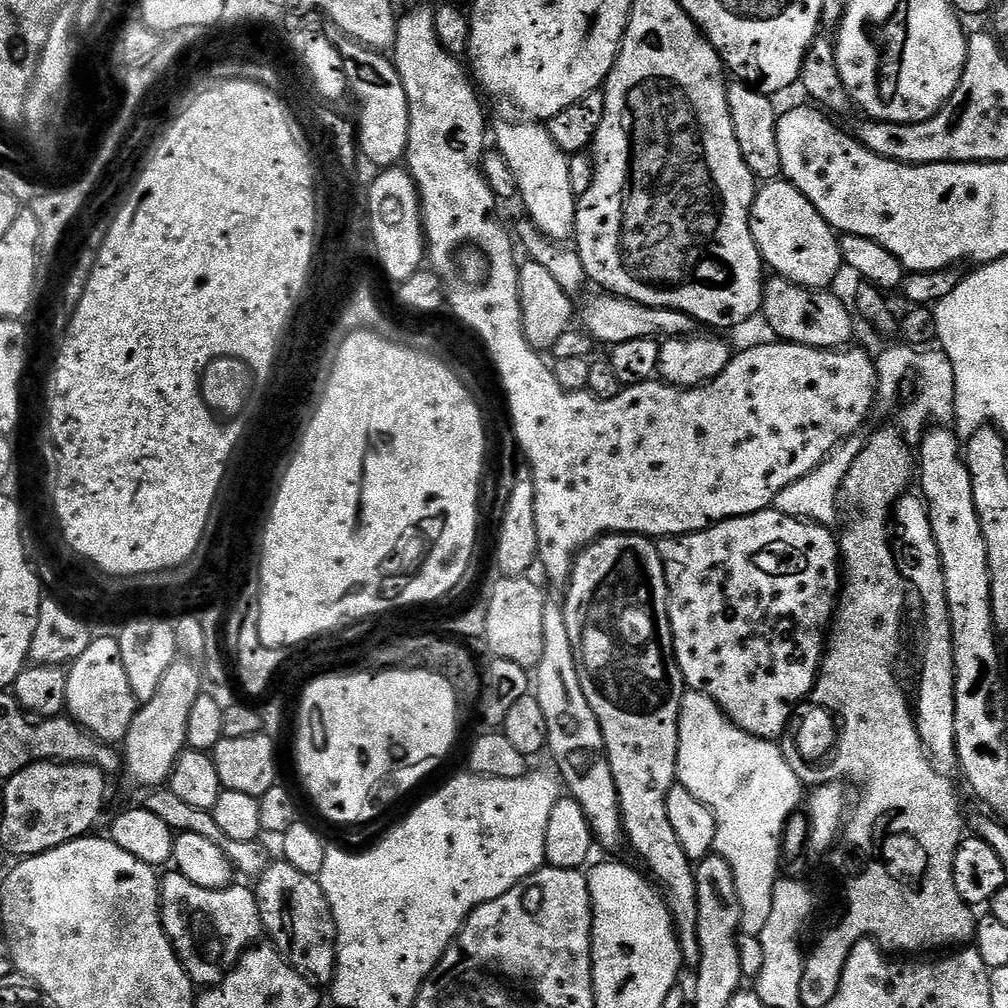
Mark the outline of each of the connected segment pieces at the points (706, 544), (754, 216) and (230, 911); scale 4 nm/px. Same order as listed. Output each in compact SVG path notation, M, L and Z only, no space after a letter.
M765 510L749 516L736 516L732 520L722 520L702 532L690 532L687 536L670 536L661 539L658 544L664 563L664 577L668 583L668 613L674 654L684 676L685 685L691 691L706 694L709 700L724 711L729 720L759 740L779 741L788 730L788 721L792 719L797 704L807 700L812 693L812 687L816 685L820 661L826 651L826 637L834 619L842 587L838 540L828 532L831 531L823 524L813 524L810 520L796 520L775 510Z
M781 178L768 183L756 193L750 214L750 230L760 251L760 259L775 275L803 288L824 290L844 268L840 236L814 210L814 206L793 184Z
M175 870L160 876L160 920L180 965L196 986L219 984L240 963L240 957L248 951L250 945L262 936L258 902L251 887L243 888L240 882L233 882L222 890L206 890L202 886L194 886L190 878Z

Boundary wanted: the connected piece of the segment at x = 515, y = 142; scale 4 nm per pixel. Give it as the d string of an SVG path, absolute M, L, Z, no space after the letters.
M519 118L496 128L495 151L506 158L514 182L519 203L524 203L527 219L549 240L567 241L576 230L576 206L578 197L570 184L569 153L562 151L558 142L543 123L531 118Z

